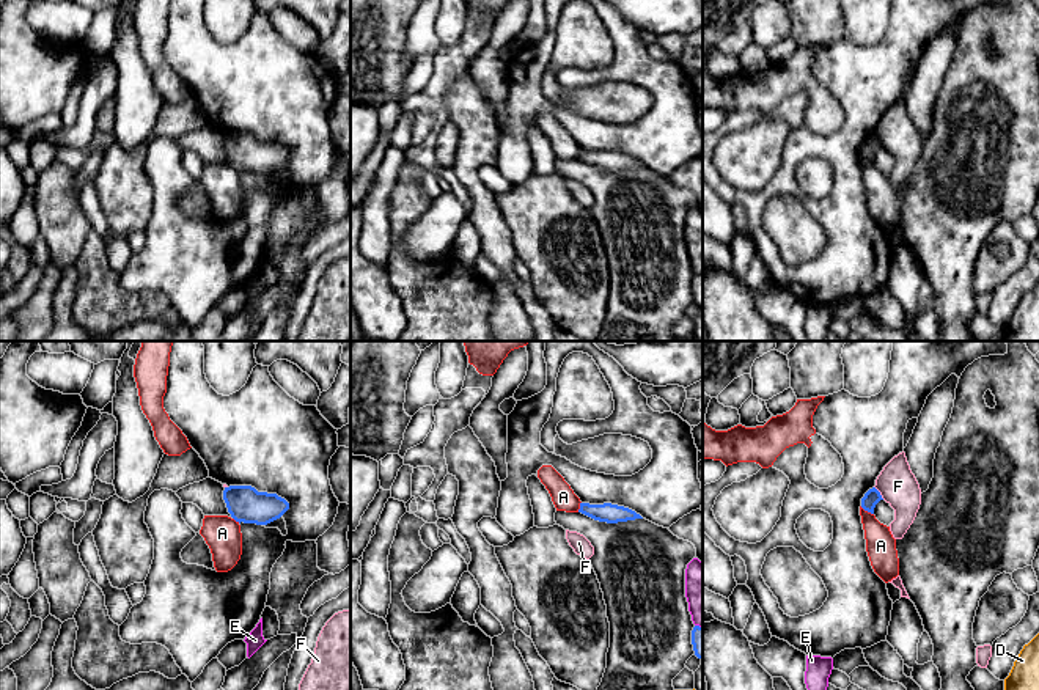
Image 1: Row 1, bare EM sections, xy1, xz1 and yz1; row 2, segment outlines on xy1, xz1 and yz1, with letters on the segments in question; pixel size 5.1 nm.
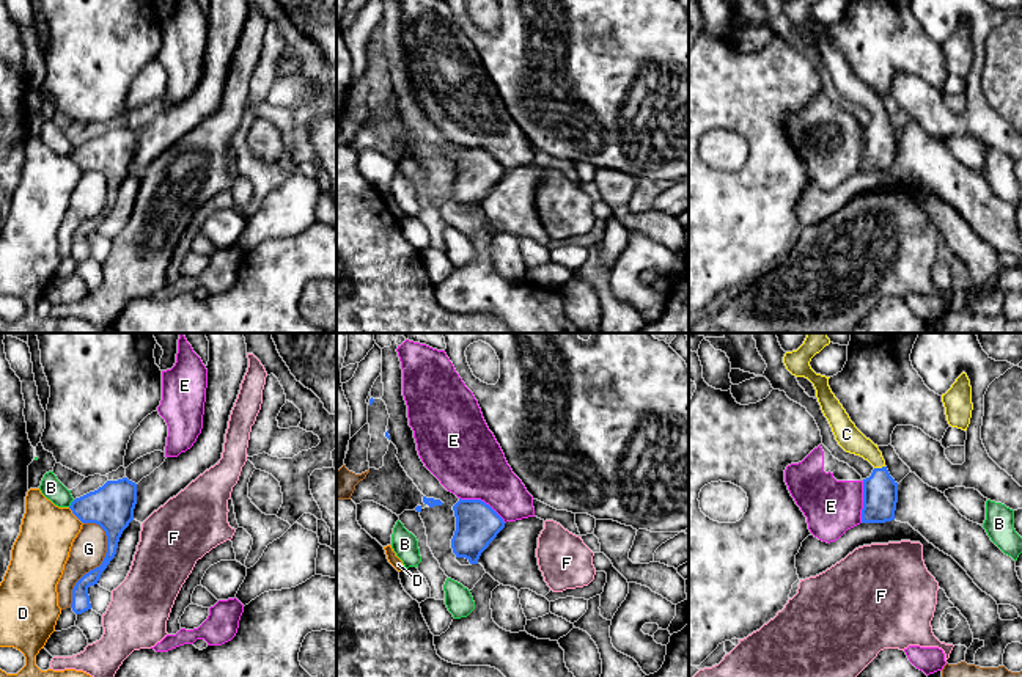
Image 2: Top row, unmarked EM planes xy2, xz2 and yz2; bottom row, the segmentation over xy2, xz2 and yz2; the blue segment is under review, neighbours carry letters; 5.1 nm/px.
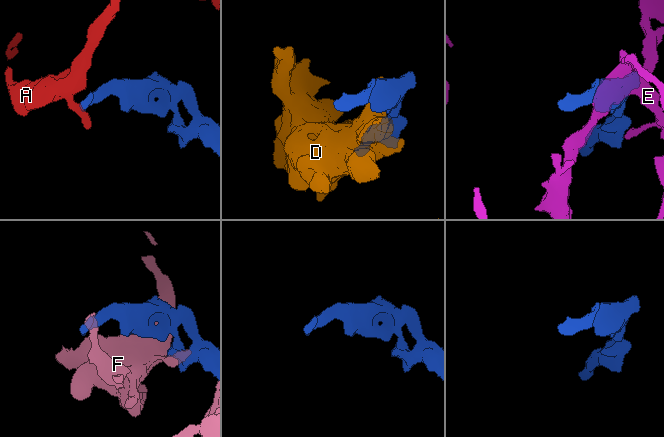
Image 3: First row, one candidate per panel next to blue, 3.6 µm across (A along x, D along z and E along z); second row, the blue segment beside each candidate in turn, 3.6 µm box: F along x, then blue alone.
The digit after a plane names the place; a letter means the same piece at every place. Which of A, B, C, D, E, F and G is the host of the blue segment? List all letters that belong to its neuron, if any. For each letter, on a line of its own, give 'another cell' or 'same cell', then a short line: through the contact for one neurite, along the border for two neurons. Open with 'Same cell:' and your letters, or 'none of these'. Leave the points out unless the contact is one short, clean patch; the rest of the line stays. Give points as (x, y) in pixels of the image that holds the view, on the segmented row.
Same cell: C
A: another cell; line yz1 (860, 506), (873, 514)
B: another cell; line xy2 (74, 500), (68, 506)
C: same cell; line yz2 (879, 490), (879, 468), (846, 434)
D: another cell
E: another cell
F: another cell
G: another cell

